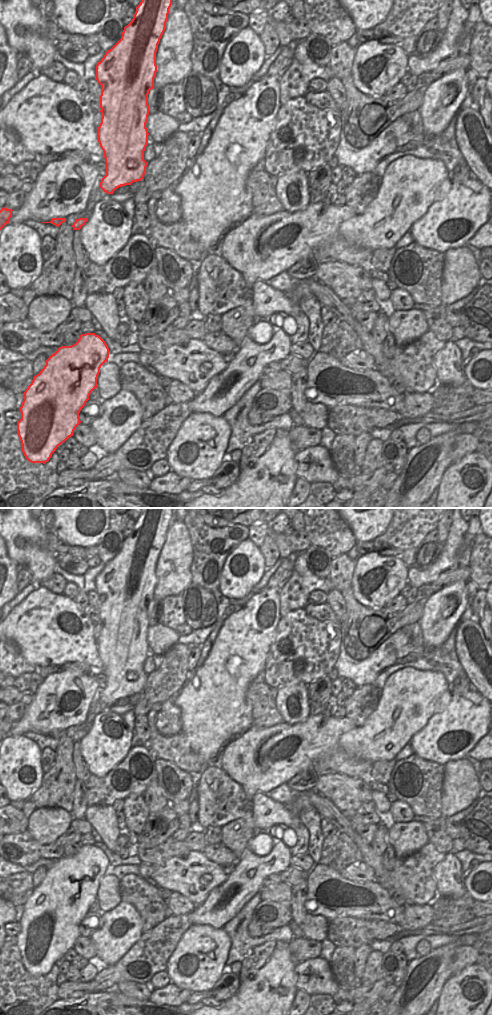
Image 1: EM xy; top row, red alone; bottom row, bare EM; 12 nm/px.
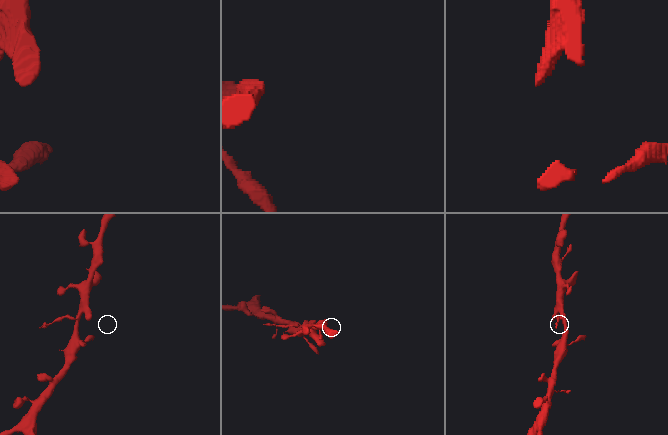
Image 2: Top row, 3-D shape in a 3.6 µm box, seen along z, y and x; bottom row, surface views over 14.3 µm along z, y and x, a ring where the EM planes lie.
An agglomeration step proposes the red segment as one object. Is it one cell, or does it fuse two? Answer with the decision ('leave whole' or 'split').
split

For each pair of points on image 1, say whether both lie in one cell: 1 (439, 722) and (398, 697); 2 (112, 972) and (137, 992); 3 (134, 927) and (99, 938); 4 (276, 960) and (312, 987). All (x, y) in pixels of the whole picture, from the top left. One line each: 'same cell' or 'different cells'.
1: different cells
2: different cells
3: same cell
4: different cells

